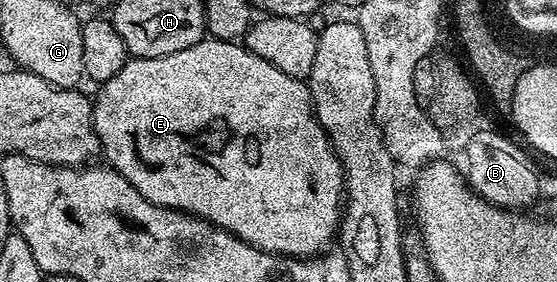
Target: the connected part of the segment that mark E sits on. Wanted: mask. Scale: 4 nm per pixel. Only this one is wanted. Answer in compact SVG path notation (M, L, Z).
M205 38L193 46L188 46L186 50L177 50L177 54L161 58L128 59L127 64L121 66L117 74L113 74L113 78L102 81L100 88L103 89L100 90L99 97L94 97L91 117L102 155L107 155L106 163L121 173L149 202L175 208L178 212L187 212L190 216L199 216L226 232L233 233L246 244L251 244L262 252L271 252L274 256L306 258L328 251L327 243L334 241L339 231L345 203L343 167L339 164L339 156L335 153L330 138L319 125L315 111L311 109L311 91L307 89L304 81L285 74L285 70L277 70L273 62L253 54L242 43Z

